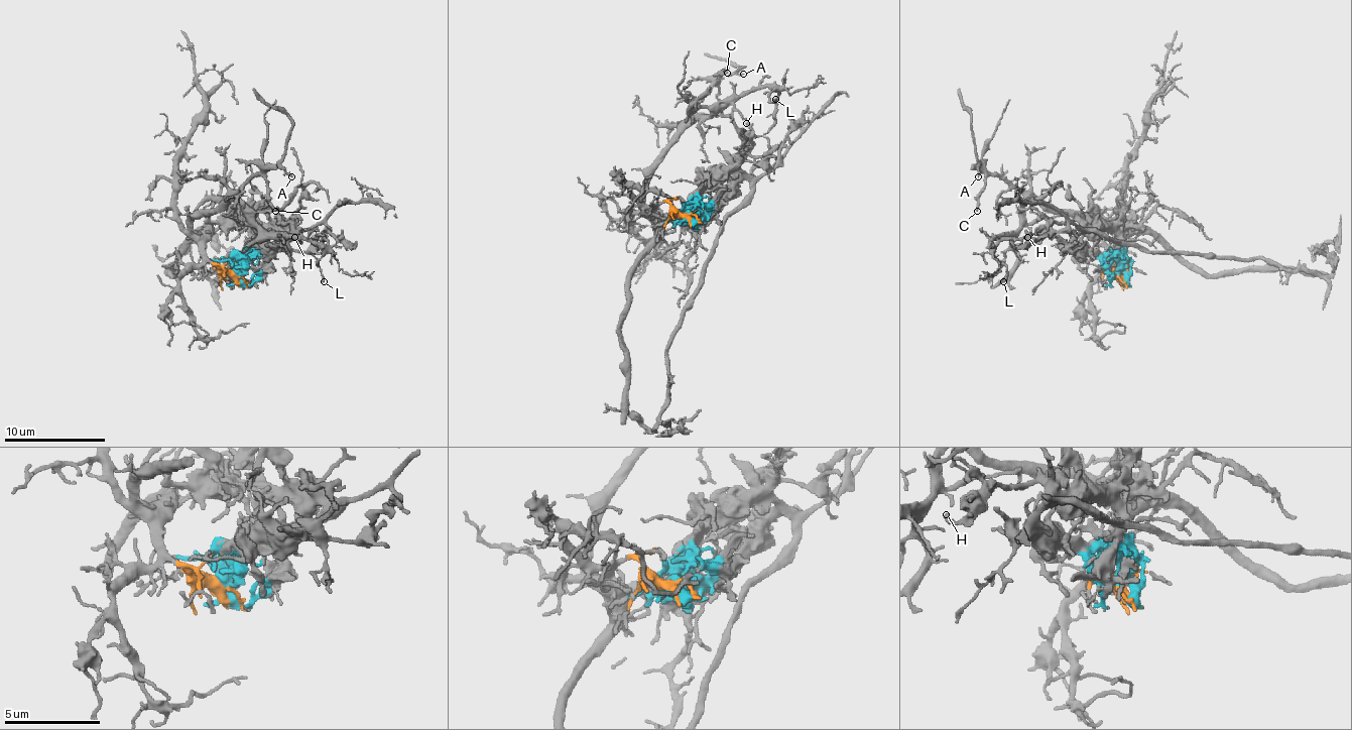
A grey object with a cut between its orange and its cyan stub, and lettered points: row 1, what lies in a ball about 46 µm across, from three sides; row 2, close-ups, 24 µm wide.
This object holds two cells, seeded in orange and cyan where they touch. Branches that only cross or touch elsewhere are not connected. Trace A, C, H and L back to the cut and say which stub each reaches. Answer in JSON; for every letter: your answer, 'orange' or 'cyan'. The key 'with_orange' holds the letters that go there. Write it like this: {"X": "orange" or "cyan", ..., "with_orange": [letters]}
{"A": "orange", "C": "orange", "H": "cyan", "L": "orange", "with_orange": ["A", "C", "L"]}

